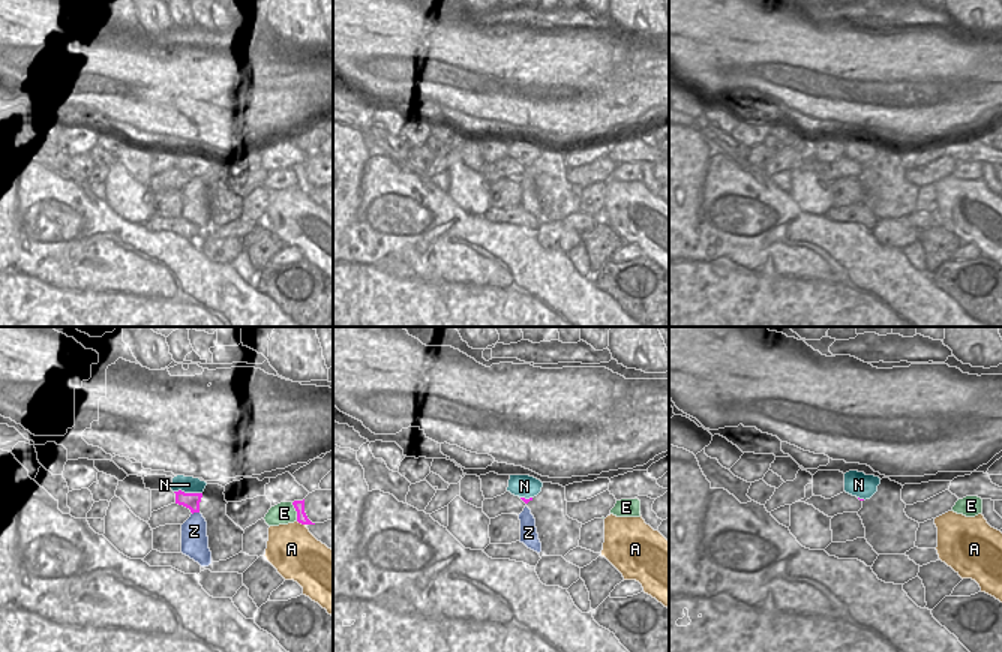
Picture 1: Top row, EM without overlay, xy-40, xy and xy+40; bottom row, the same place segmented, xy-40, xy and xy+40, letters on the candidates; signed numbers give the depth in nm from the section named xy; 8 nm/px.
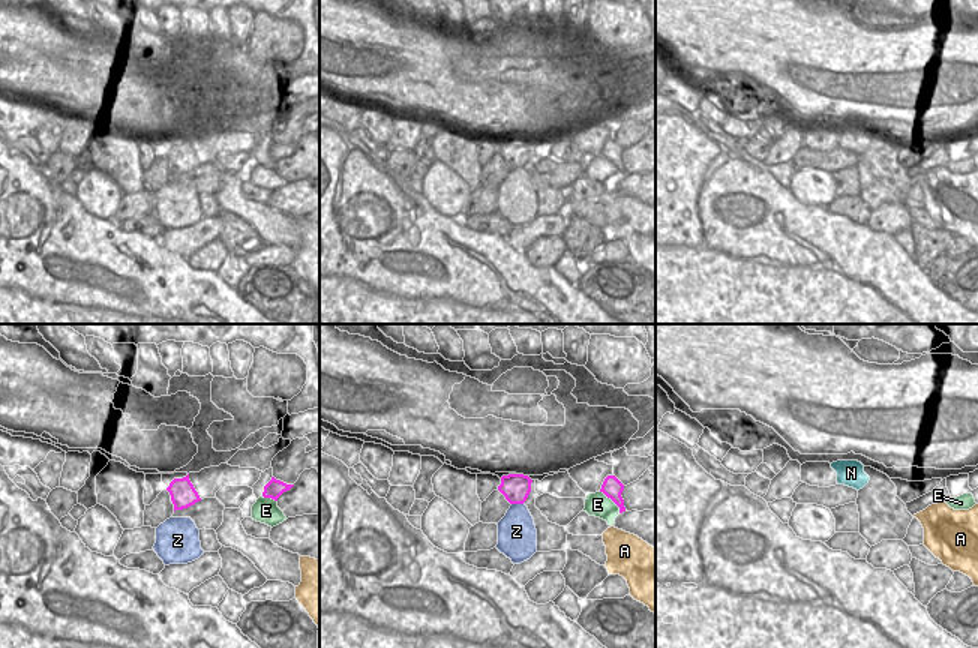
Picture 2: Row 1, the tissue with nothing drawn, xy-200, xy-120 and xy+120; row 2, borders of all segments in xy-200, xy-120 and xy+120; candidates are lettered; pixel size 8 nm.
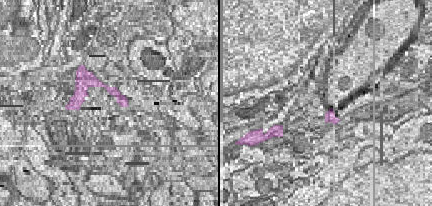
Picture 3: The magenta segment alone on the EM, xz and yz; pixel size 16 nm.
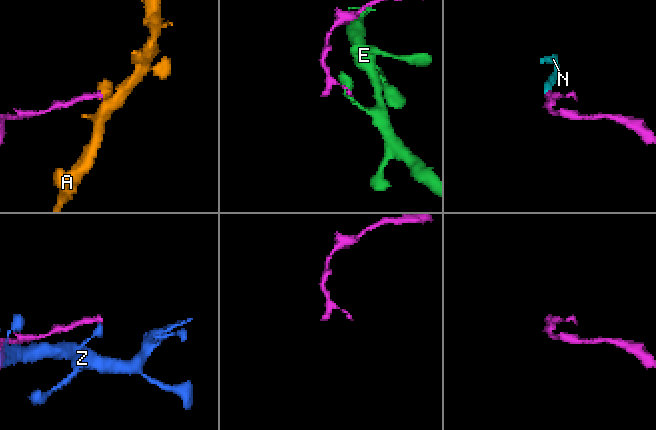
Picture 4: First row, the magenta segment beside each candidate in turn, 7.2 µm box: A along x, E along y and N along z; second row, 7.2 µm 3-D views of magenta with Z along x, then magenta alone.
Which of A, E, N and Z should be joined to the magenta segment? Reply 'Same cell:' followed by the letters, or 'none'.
Same cell: N

